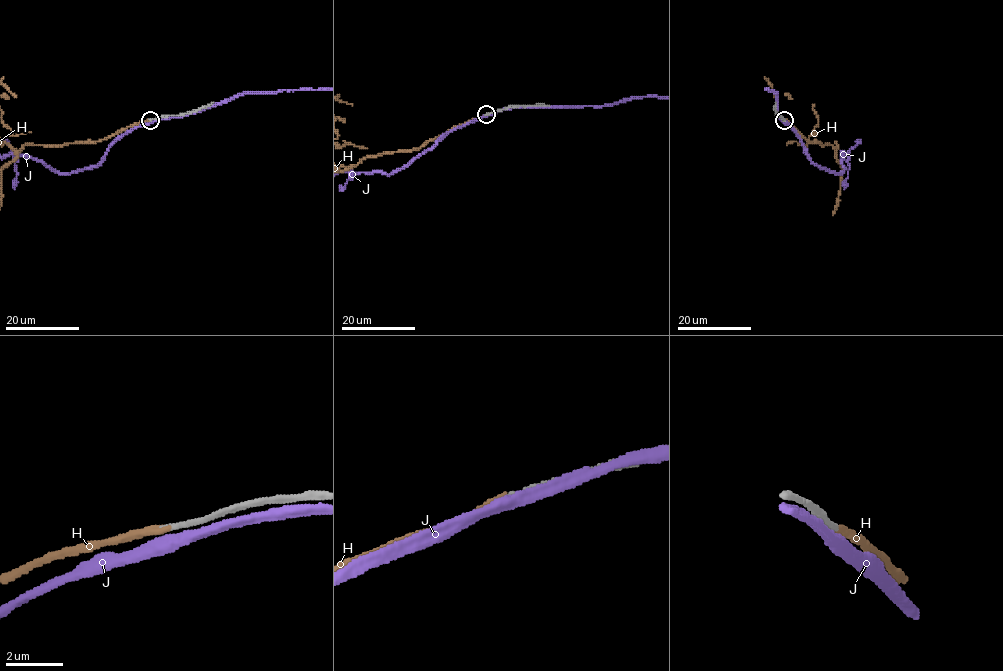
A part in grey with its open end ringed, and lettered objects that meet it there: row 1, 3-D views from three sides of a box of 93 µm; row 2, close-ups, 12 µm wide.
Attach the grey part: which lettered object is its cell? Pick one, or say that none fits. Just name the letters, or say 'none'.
H

